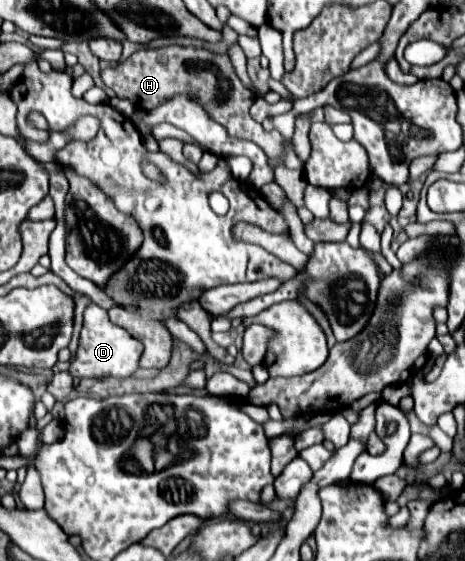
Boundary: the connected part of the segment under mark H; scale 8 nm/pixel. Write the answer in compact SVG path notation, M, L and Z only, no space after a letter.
M181 46L143 48L137 50L133 56L129 56L125 62L119 62L115 68L111 66L103 70L101 78L105 86L109 86L117 94L117 98L129 100L135 108L143 112L155 110L157 106L165 104L165 100L171 100L173 94L189 94L197 104L203 104L205 112L215 122L229 128L231 136L247 138L259 144L267 152L267 156L275 160L275 172L289 170L283 164L283 154L289 140L279 132L275 132L273 138L273 134L265 132L263 126L249 116L249 106L255 102L255 94L239 80L227 56L213 56L207 50L181 48Z

